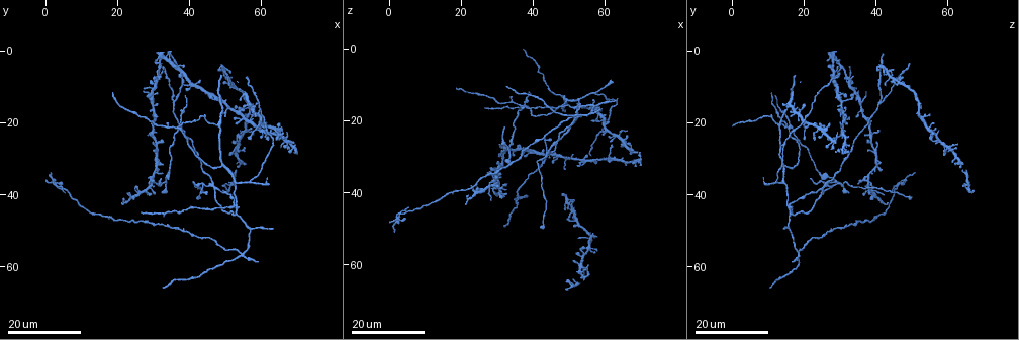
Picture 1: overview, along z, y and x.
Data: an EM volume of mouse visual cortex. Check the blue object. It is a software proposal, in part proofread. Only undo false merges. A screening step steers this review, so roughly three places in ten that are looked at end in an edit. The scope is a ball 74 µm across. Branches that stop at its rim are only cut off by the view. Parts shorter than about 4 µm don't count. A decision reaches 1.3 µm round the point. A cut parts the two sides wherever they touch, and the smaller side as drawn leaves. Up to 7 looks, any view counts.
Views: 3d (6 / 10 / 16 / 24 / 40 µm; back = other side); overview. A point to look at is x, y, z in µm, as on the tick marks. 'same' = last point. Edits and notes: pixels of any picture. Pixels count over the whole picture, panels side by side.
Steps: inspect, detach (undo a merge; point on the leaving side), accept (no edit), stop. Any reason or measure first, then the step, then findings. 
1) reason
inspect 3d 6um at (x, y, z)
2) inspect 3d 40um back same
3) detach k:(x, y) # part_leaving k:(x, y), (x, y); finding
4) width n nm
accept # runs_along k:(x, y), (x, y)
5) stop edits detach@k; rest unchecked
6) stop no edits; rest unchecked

arms part here
inspect 3d 16um at (50.0, 31.5, 14.0)

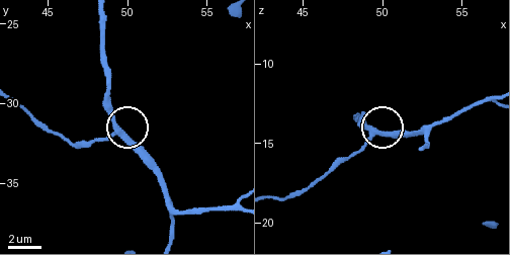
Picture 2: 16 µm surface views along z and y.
closer look
inspect 3d 10um at (49.3, 31.7, 14.5)

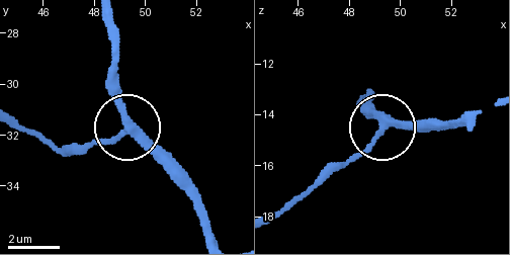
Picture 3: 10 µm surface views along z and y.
arms 3
accept # runs_along 3:(469, 120), (384, 125), (364, 105); all the same cell

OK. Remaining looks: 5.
four or more arms meet
inspect 3d 16um at (60.0, 20.5, 20.5)

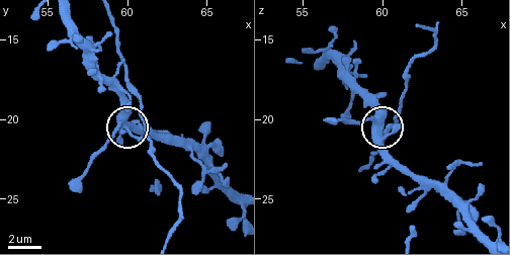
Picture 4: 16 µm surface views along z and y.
inspect 3d 6um at (59.6, 20.2, 20.2)

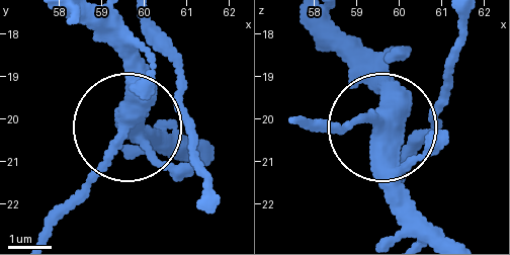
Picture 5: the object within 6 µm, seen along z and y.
side_arm 6 um
accept # runs_along 5:(465, 33), (436, 102), (383, 124), (306, 129); one cell here

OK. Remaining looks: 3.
three-way junction
inspect 3d 16um at (47.5, 20.5, 12.5)

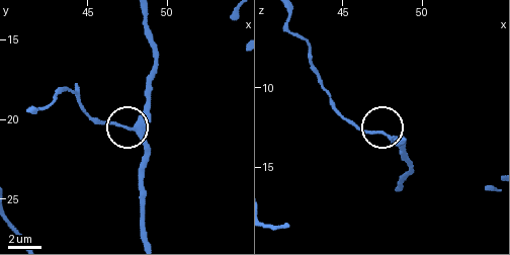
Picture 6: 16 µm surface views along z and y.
inspect 3d 10um at (47.8, 20.7, 13.0)

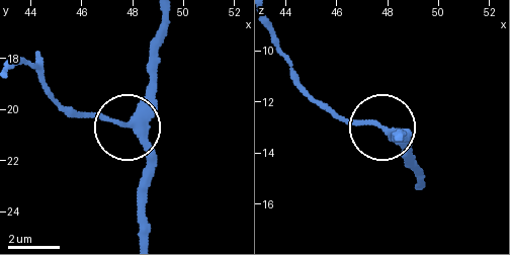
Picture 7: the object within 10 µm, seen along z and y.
accept # runs_along 7:(145, 236), (145, 151), (130, 118), (156, 81); continuous, no second cell

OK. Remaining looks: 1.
stop no edits; rest unchecked

